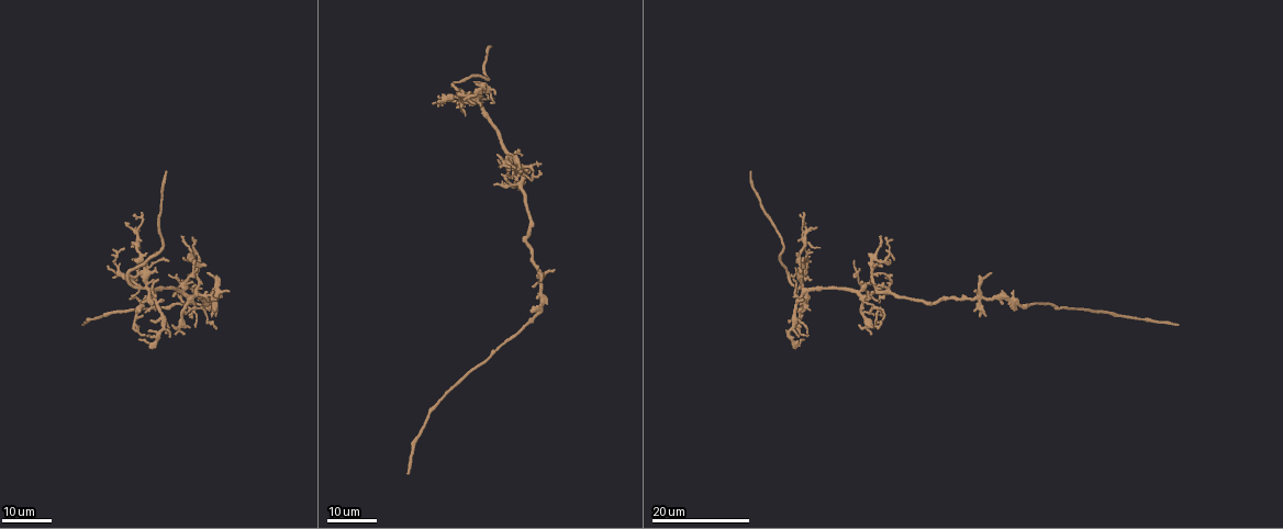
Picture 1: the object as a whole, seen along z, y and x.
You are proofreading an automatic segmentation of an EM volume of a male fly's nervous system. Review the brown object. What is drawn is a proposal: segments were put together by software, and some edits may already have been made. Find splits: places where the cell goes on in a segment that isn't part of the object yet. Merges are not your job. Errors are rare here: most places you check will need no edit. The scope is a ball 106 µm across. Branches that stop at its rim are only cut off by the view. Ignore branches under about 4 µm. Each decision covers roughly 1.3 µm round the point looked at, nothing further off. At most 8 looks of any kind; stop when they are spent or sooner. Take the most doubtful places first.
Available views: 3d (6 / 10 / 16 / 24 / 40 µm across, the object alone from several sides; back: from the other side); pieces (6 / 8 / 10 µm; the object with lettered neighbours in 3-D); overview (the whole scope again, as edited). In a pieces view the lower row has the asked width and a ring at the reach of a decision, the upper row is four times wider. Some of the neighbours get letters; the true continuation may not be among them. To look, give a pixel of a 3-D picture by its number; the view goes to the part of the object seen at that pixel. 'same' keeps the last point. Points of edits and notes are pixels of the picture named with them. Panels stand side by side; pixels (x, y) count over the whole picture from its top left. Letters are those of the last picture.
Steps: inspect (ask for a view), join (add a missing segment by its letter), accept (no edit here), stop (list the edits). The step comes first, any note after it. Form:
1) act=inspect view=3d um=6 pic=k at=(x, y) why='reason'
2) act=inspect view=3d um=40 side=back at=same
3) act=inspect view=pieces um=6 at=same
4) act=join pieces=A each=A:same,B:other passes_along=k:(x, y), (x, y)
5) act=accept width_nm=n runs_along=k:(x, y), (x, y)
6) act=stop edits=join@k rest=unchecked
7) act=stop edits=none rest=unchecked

act=inspect view=3d um=24 pic=1 at=(1012, 292) why='branch stops here'

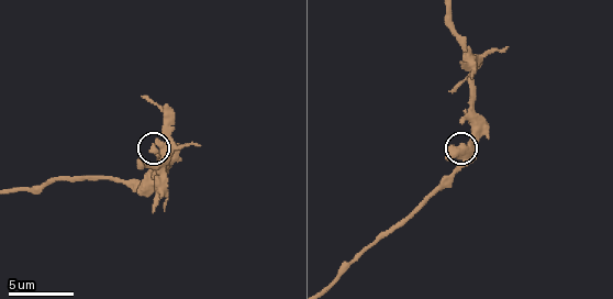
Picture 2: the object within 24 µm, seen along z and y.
act=inspect view=pieces um=10 pic=2 at=(152, 146) why='what lies round it'

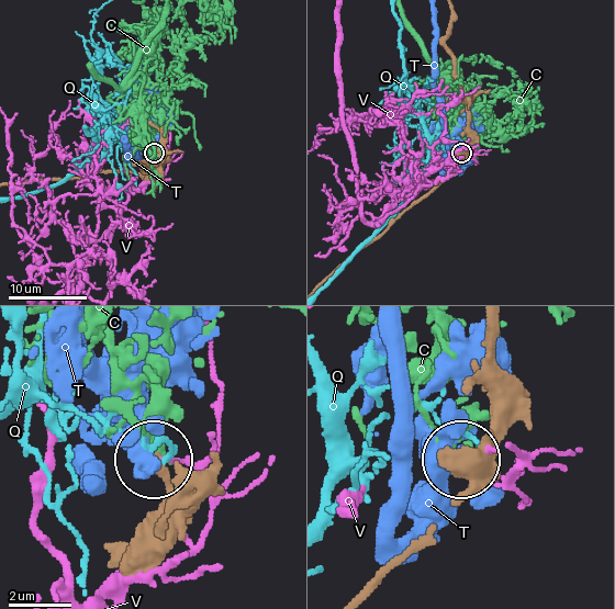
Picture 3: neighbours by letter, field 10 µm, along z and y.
act=accept each=C:other,Q:other,T:other,V:other found='no lettered segment goes on from it'

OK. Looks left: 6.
act=inspect view=3d um=16 pic=1 at=(878, 237) why='free end'

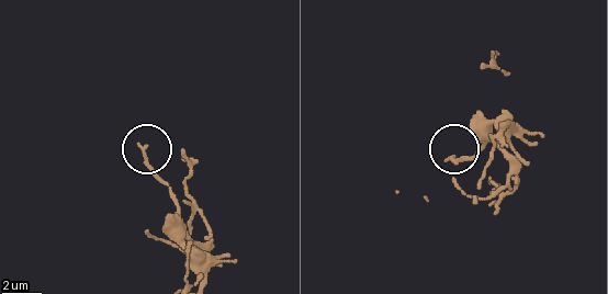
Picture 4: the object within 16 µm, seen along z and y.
act=inspect view=pieces um=10 pic=4 at=(452, 155)

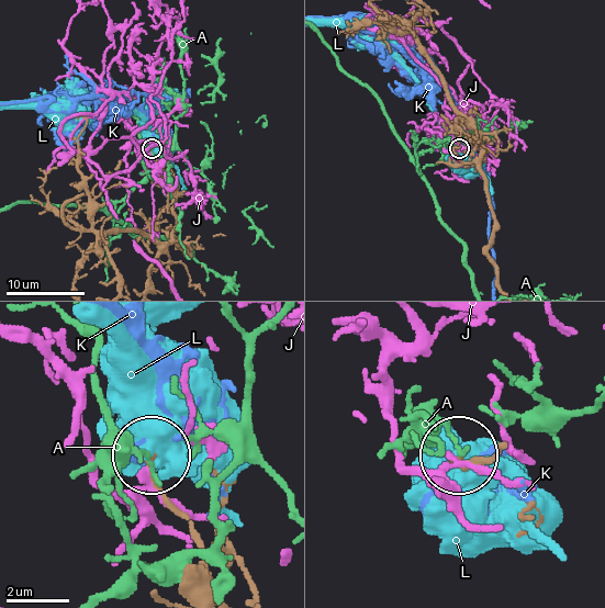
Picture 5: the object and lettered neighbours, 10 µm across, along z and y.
act=accept width_nm=160 each=A:other,J:other,K:other,L:other found='no lettered segment goes on from it'

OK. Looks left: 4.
act=inspect view=3d um=24 pic=1 at=(463, 106) why='free end'

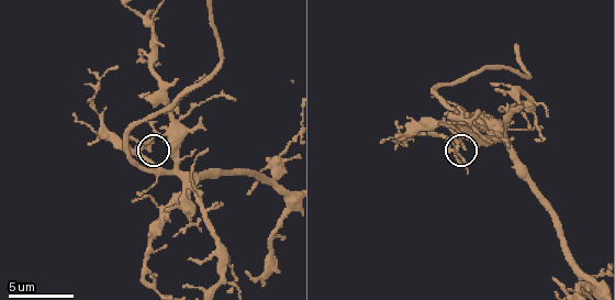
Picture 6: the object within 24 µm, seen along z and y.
act=inspect view=pieces um=6 pic=6 at=(455, 147) why='what lies round it'

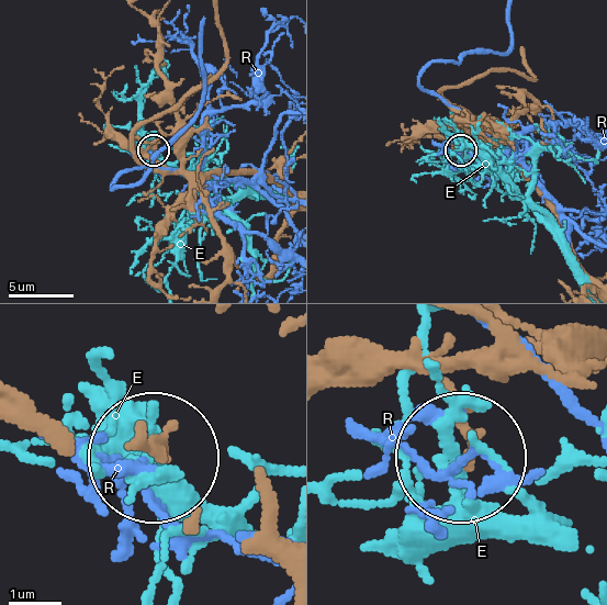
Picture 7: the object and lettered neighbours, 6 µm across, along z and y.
act=accept width_nm=160 each=E:other,R:other found='no lettered segment goes on from it'

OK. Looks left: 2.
act=inspect view=3d um=24 pic=1 at=(138, 339)

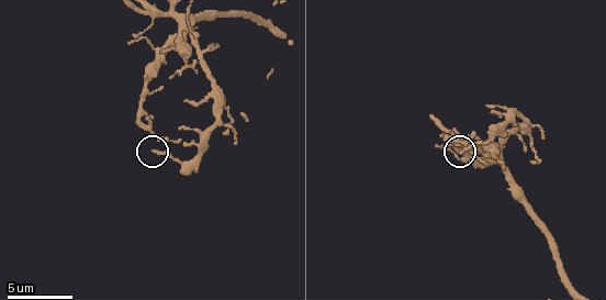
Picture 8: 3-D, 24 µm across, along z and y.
act=inspect view=pieces um=8 pic=8 at=(461, 152) why='what lies round it'

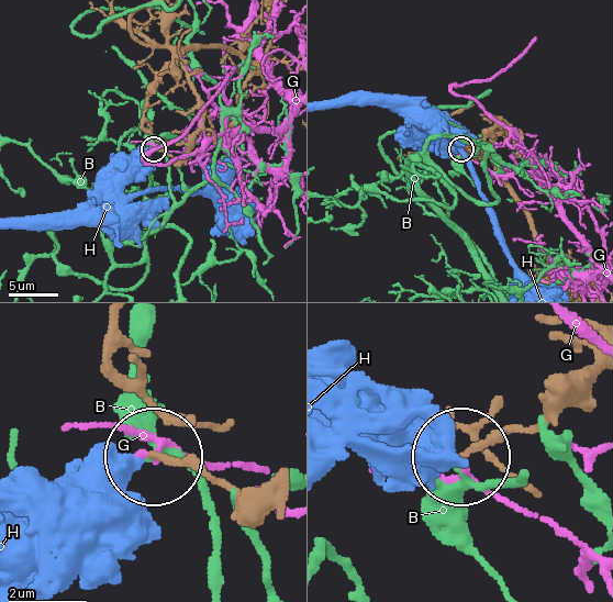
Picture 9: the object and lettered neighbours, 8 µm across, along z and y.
act=accept each=B:other,G:other,H:other found='none of them fits'

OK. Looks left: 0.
act=stop edits=none rest=unchecked

